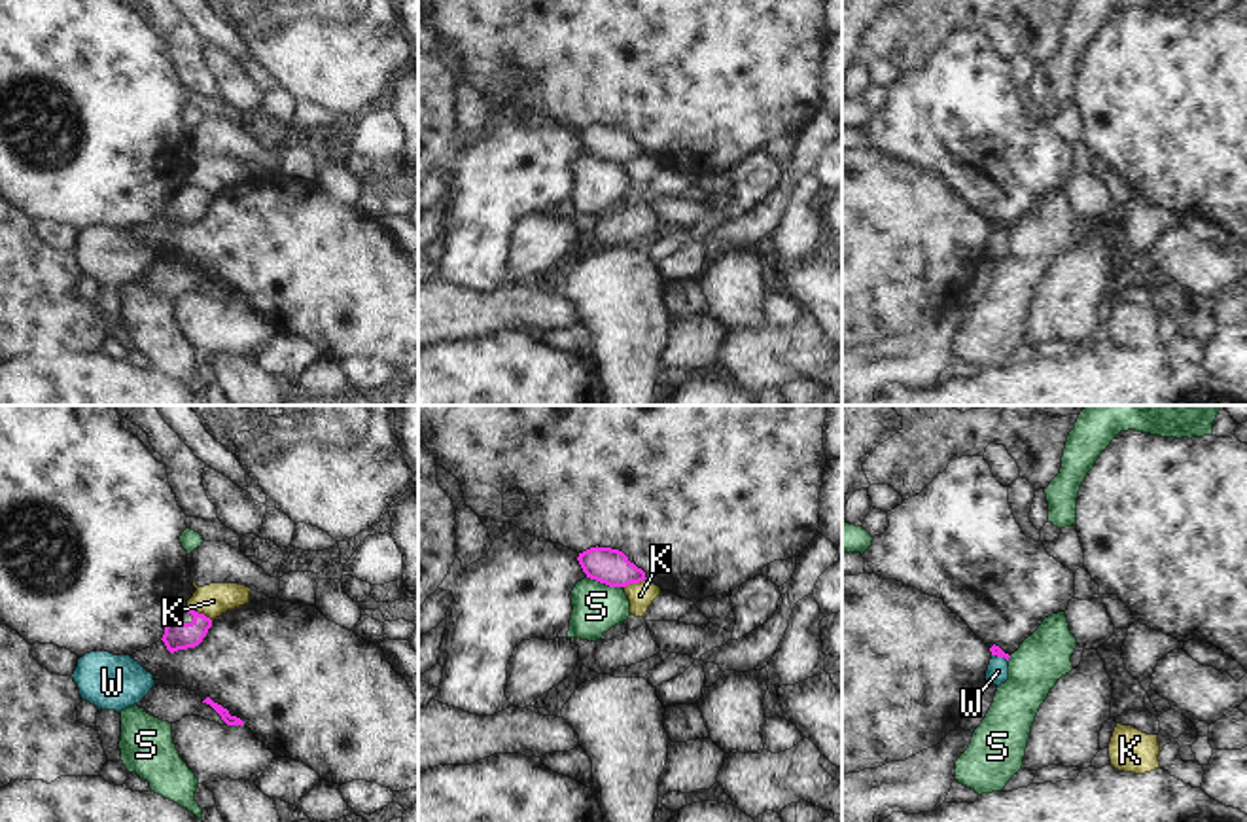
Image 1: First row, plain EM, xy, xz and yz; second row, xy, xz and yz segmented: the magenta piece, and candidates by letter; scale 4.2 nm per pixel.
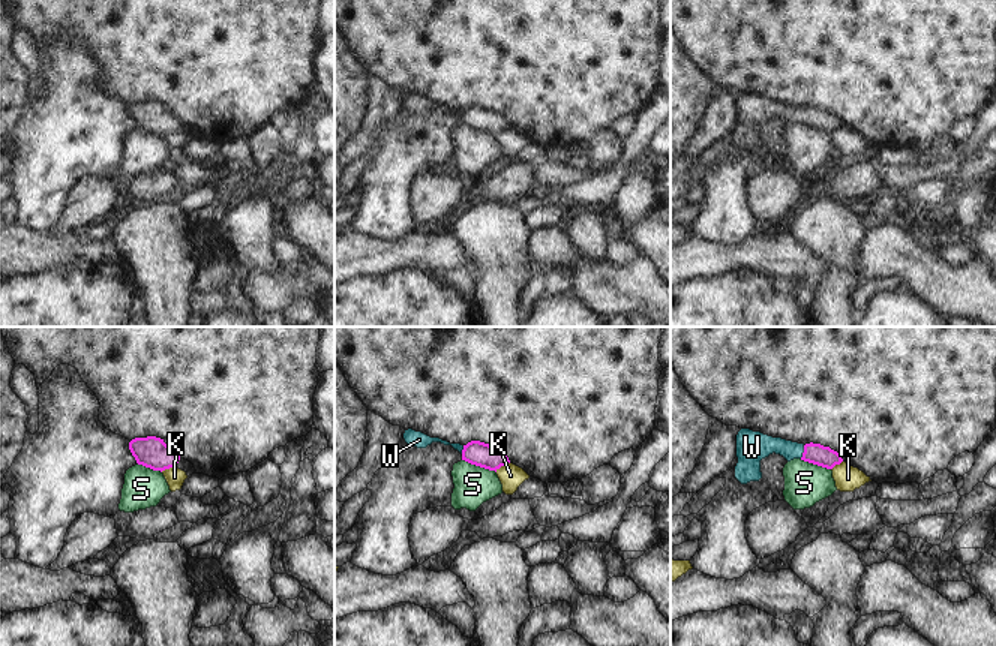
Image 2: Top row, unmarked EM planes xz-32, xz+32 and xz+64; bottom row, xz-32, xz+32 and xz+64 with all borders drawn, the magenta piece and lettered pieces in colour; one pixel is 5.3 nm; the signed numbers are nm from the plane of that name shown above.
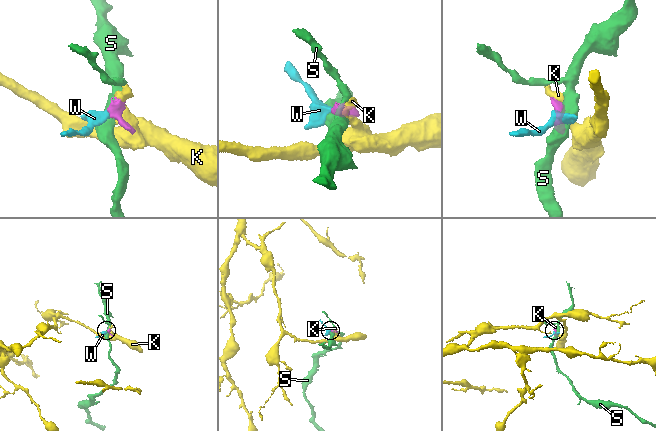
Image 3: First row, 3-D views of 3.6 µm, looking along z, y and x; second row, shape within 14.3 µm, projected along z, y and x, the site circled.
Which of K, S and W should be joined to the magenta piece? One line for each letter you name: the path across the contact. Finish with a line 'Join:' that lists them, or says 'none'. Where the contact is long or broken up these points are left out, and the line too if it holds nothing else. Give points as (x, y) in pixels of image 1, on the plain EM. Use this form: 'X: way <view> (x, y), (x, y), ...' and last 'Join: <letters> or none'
W: way yz (996, 226), (1000, 232), (998, 247)
Join: W

